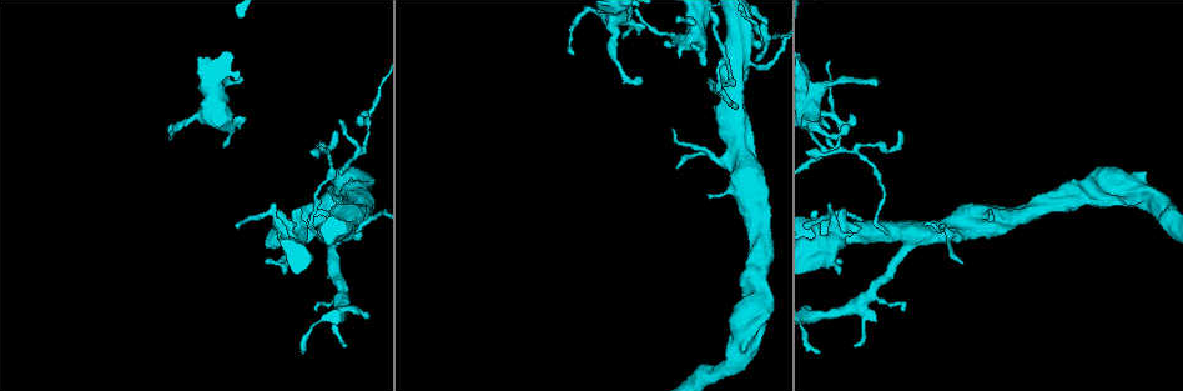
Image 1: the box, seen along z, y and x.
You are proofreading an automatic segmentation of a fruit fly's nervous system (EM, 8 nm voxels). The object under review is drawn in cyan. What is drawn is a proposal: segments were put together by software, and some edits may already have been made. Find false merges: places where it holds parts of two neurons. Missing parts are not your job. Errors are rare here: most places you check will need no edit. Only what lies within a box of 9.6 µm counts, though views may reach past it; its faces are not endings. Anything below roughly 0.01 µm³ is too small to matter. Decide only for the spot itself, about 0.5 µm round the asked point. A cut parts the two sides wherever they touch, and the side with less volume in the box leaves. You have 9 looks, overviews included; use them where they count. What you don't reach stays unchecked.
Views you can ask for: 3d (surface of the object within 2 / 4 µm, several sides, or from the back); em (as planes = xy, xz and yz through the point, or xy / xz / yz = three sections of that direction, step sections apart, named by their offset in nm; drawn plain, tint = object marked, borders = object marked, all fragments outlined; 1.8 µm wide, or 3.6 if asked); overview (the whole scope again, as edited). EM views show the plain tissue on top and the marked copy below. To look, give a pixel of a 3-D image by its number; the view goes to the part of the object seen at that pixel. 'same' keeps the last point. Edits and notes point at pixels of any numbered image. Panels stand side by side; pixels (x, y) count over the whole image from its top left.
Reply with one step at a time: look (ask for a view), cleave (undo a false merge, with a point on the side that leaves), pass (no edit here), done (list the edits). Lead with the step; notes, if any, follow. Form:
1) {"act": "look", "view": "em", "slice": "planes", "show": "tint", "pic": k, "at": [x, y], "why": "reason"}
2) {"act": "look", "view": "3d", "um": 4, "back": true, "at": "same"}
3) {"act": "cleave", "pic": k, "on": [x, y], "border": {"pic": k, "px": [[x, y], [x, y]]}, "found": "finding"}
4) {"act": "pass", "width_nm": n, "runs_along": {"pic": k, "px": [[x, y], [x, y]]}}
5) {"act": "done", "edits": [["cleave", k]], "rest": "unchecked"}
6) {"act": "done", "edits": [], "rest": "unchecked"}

{"act": "look", "view": "3d", "um": 2, "pic": 1, "at": [829, 86], "why": "small branch off a trunk"}

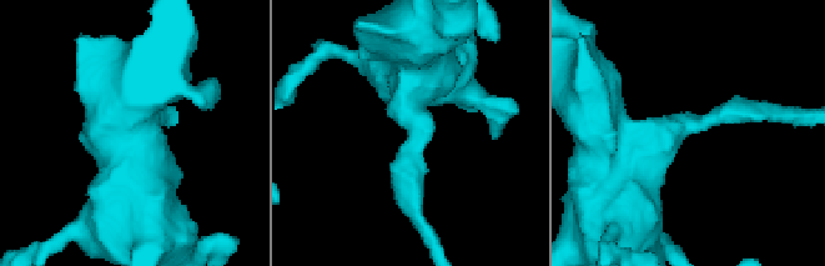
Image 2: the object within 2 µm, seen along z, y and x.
{"act": "look", "view": "em", "slice": "planes", "show": "tint", "pic": 2, "at": [418, 125], "arms": 3}

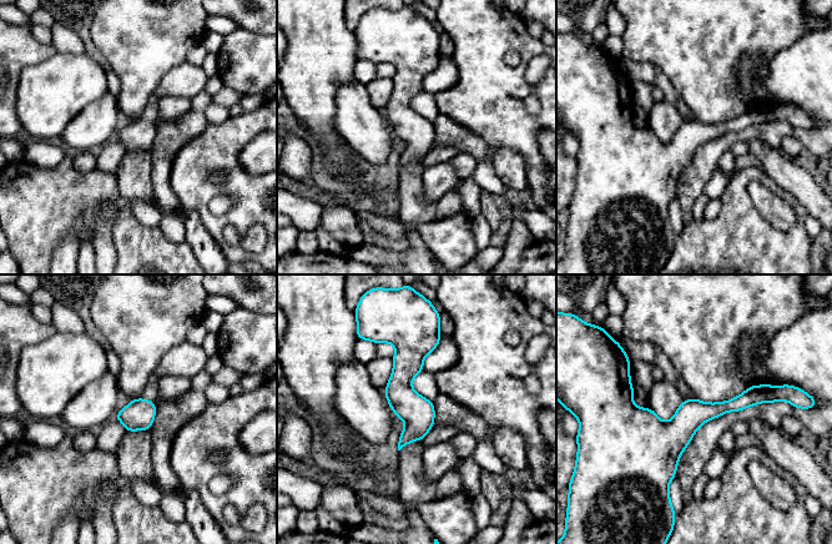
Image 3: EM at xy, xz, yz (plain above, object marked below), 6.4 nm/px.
{"act": "pass", "runs_along": {"pic": 3, "px": [[769, 396], [679, 428], [621, 408]]}, "found": "continuous, no second neuron"}

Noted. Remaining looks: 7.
{"act": "look", "view": "em", "um": 3.6, "slice": "xz", "step": 4, "show": "tint", "pic": 1, "at": [818, 251], "why": "four-way junction"}

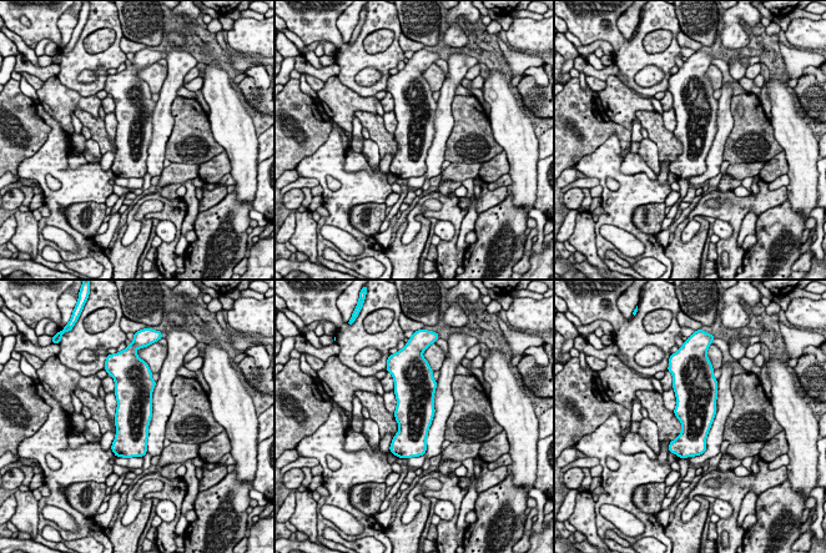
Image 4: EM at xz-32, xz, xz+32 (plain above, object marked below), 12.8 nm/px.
{"act": "look", "view": "em", "um": 3.6, "slice": "planes", "show": "tint", "at": "same"}

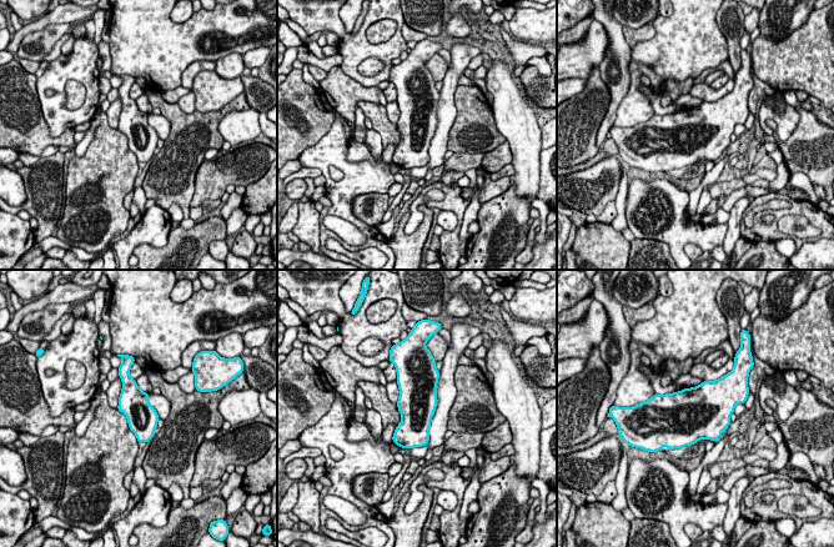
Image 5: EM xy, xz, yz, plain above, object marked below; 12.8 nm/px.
{"act": "pass", "width_nm": 380, "found": "all the same neuron"}

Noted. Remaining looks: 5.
{"act": "look", "view": "em", "slice": "xz", "step": 4, "show": "tint", "pic": 1, "at": [859, 305], "why": "branch point"}

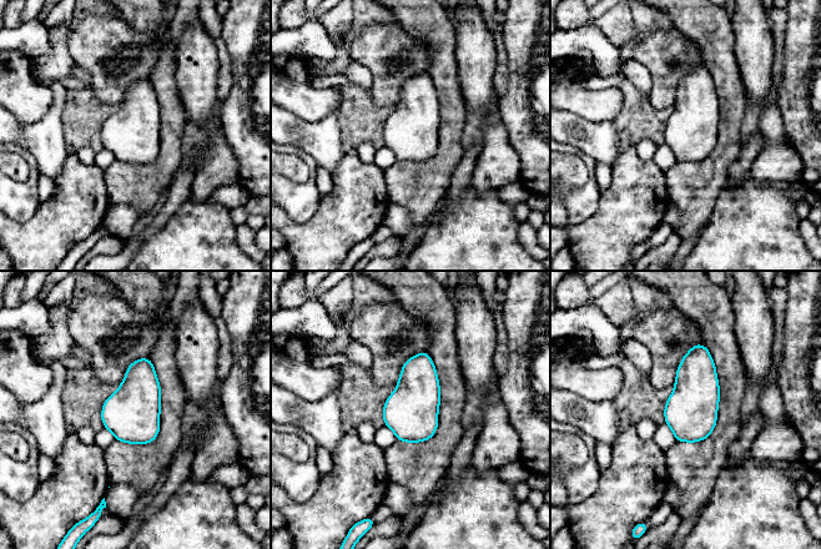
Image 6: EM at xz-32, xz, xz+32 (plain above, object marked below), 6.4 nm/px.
{"act": "look", "view": "em", "slice": "planes", "show": "tint", "at": "same", "why": "another direction"}

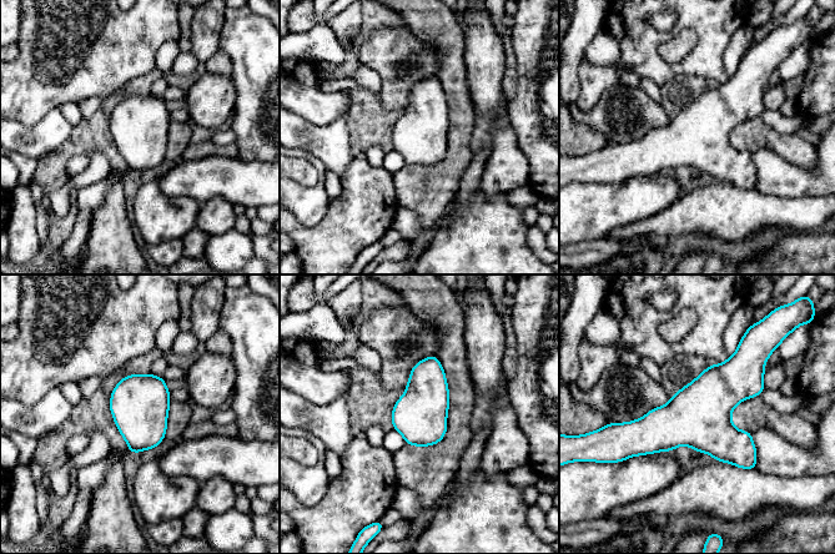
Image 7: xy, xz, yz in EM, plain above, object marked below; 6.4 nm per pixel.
{"act": "pass", "found": "all the same neuron"}

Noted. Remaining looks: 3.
{"act": "look", "view": "3d", "um": 4, "back": true, "pic": 1, "at": [911, 249], "why": "two arms at a narrow angle"}

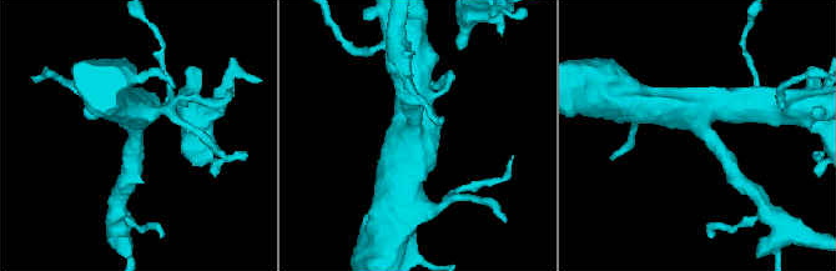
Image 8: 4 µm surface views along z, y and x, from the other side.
{"act": "look", "view": "em", "um": 3.6, "slice": "yz", "step": 16, "show": "tint", "pic": 8, "at": [416, 130], "arms": 4}

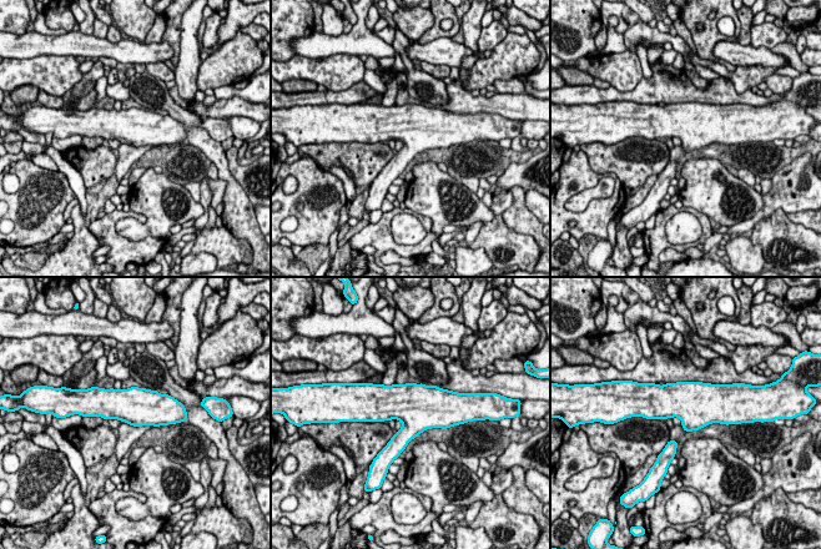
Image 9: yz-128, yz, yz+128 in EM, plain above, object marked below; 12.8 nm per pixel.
{"act": "look", "view": "em", "um": 3.6, "slice": "planes", "show": "tint", "at": "same", "why": "cut it another way"}

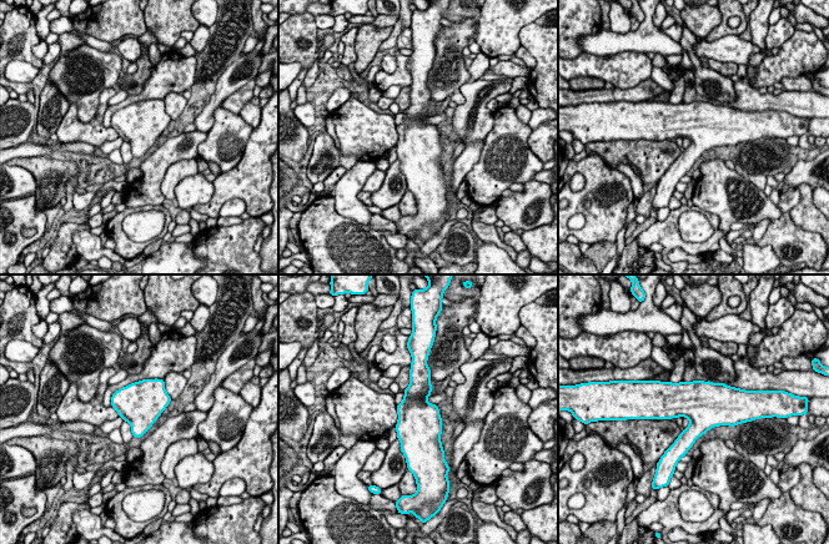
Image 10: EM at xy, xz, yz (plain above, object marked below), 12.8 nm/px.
{"act": "pass", "found": "one neuron here"}

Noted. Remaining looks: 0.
{"act": "done", "edits": [], "rest": "unchecked"}

